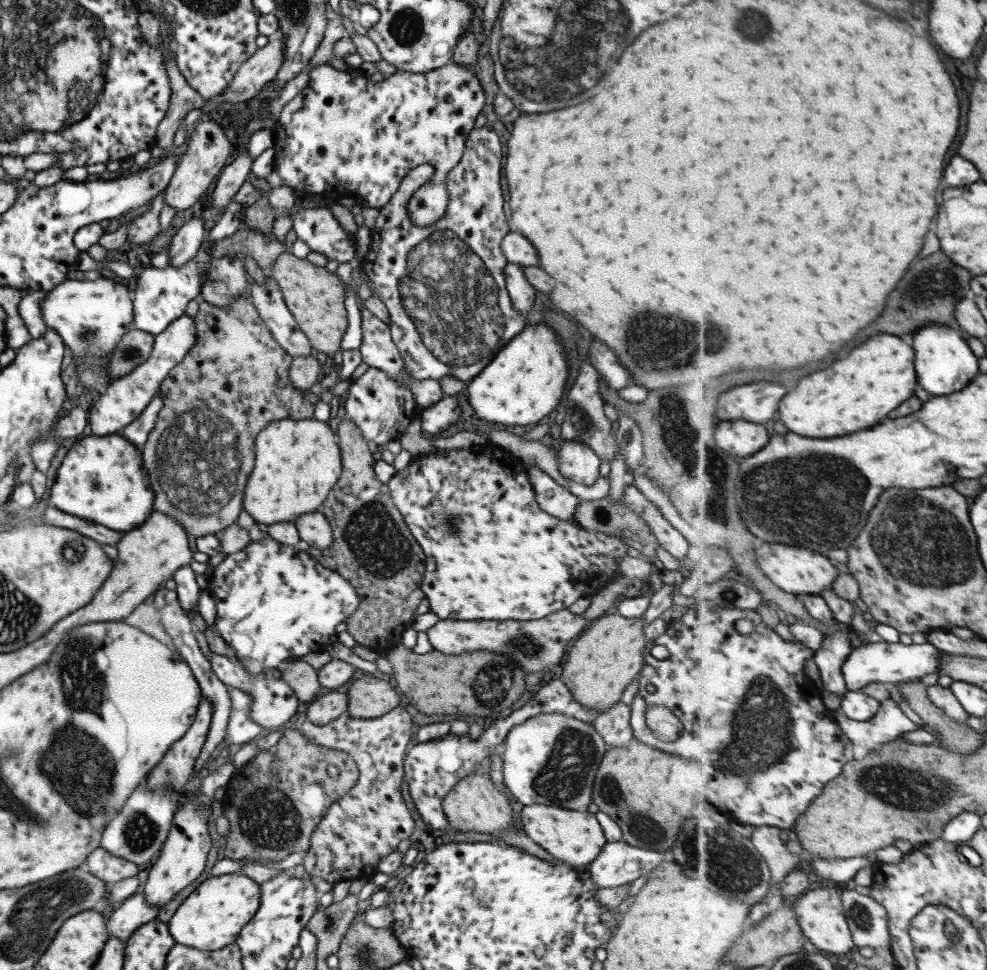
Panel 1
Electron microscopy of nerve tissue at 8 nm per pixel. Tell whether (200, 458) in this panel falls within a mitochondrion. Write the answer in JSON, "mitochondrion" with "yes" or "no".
{"mitochondrion":"yes"}

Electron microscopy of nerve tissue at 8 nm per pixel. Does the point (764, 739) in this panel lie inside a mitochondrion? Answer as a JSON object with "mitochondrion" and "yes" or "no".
{"mitochondrion":"yes"}

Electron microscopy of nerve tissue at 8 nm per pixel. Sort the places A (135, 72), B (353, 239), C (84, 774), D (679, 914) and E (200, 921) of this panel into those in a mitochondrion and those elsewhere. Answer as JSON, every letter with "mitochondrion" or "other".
{"A":"other","B":"other","C":"mitochondrion","D":"other","E":"other"}

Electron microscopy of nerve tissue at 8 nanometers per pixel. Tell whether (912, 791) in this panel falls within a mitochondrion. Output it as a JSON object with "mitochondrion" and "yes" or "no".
{"mitochondrion":"yes"}

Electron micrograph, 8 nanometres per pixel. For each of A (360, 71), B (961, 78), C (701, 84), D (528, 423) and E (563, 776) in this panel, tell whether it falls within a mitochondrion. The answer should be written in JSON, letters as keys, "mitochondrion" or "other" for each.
{"A":"other","B":"other","C":"other","D":"other","E":"mitochondrion"}

